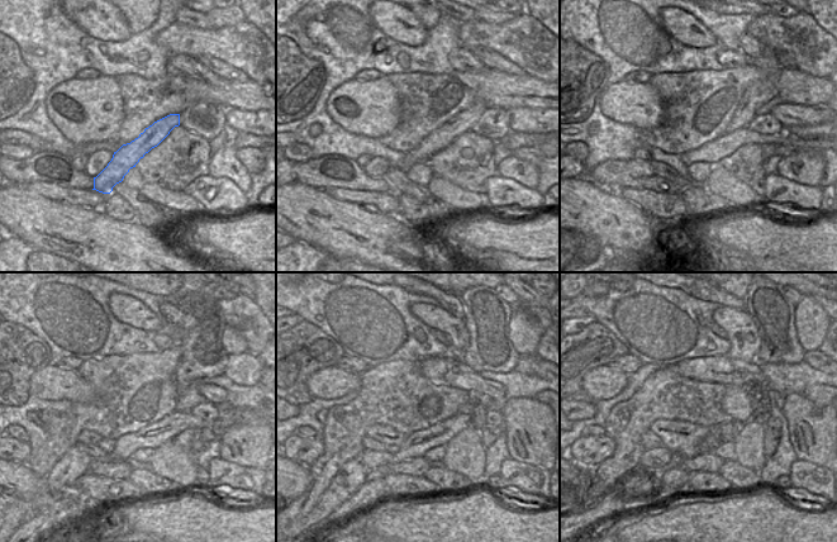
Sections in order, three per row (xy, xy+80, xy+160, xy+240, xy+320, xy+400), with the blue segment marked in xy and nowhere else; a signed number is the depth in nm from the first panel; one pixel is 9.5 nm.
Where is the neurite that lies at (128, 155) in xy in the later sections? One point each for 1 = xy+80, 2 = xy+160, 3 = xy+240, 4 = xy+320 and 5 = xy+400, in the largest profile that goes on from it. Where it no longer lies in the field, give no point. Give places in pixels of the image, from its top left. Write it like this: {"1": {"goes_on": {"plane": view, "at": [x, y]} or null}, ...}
{"1": {"goes_on": {"plane": "xy+80", "at": [462, 122]}}, "2": {"goes_on": {"plane": "xy+160", "at": [759, 93]}}, "3": {"goes_on": {"plane": "xy+240", "at": [203, 355]}}, "4": {"goes_on": {"plane": "xy+320", "at": [486, 315]}}, "5": {"goes_on": {"plane": "xy+400", "at": [773, 314]}}}

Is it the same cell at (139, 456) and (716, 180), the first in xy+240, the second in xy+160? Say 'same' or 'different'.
different

